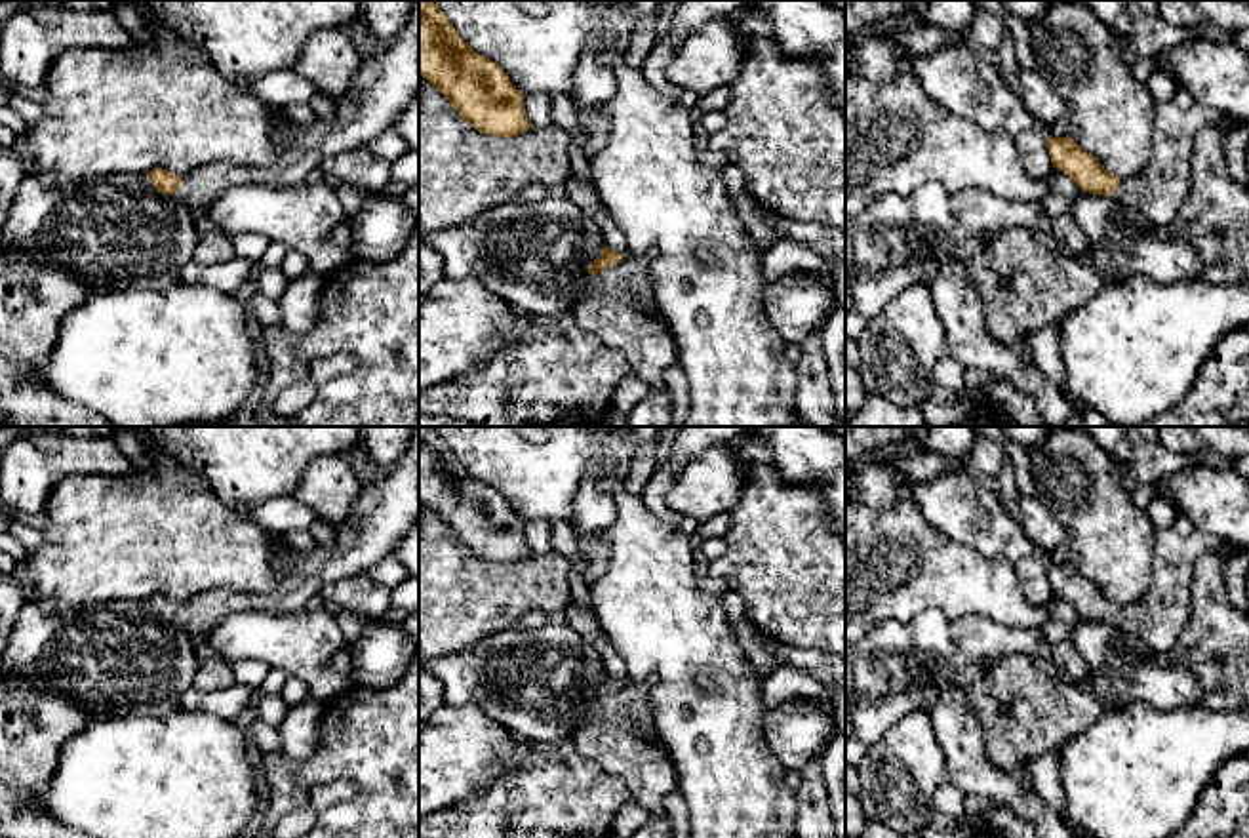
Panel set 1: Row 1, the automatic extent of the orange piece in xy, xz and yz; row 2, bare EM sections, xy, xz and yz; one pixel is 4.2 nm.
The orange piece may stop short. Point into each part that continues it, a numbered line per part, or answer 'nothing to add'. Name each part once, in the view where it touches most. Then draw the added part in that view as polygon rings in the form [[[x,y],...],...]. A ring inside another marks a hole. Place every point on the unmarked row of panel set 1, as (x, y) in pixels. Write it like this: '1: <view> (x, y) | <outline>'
1: xz (619, 732) | [[[630,680],[598,699],[569,741],[619,775],[649,817],[666,815],[664,798],[680,788],[678,768],[655,728],[647,686]]]

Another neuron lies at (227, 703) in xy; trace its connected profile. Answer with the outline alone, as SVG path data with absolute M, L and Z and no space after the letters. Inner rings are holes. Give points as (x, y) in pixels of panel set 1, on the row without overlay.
M234 684L217 691L190 688L181 699L181 708L208 712L230 722L255 699L255 695L257 693L244 684Z

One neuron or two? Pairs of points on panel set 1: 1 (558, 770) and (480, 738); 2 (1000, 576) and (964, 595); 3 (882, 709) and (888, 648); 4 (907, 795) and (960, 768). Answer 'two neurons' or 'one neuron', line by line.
1: two neurons
2: one neuron
3: one neuron
4: two neurons

